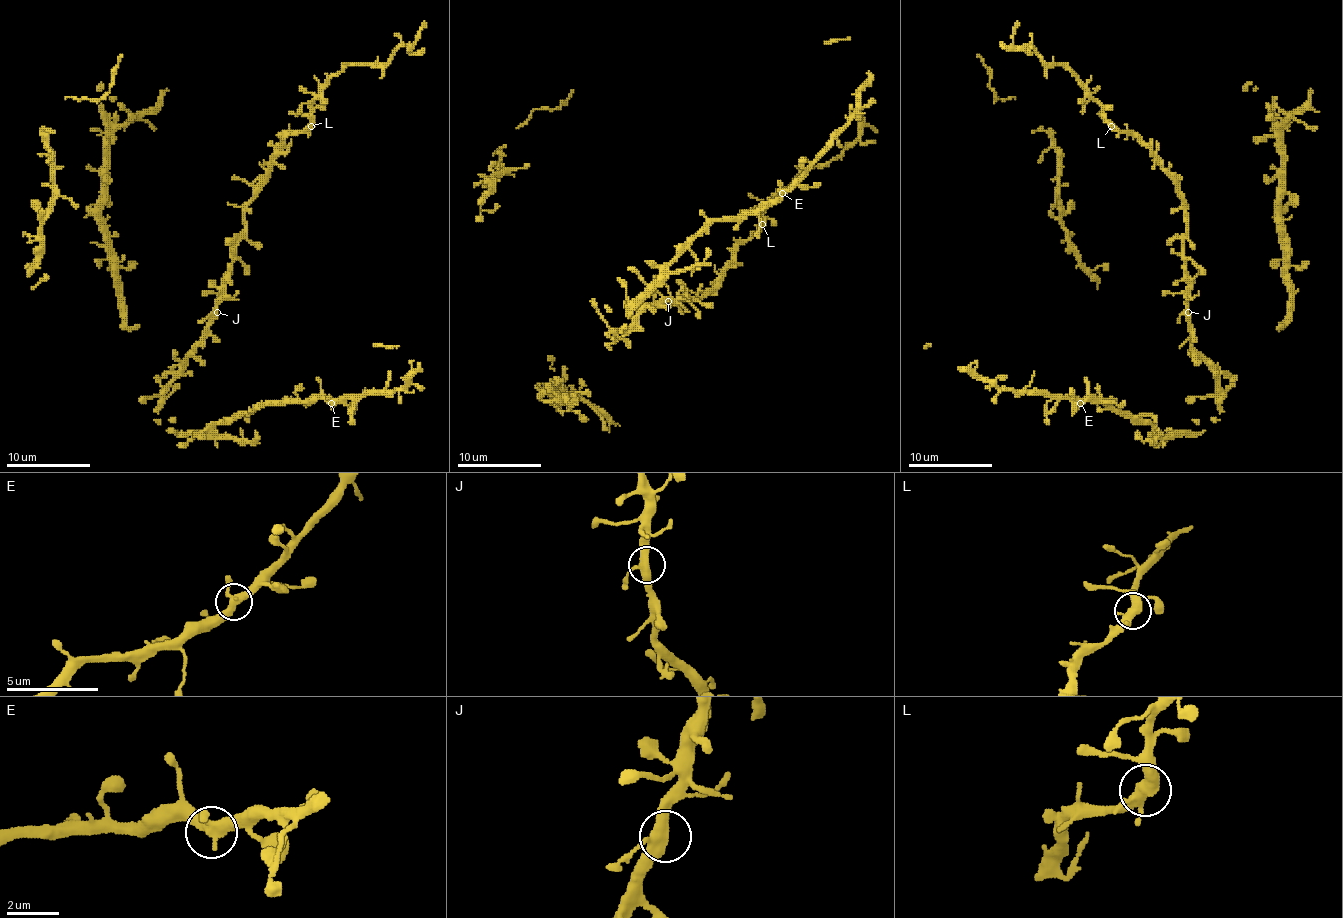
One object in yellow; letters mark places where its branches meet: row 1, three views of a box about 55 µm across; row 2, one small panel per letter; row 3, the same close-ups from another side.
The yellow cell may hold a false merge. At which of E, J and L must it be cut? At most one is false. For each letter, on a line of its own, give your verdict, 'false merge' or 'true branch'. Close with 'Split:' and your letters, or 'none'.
E: true branch
J: true branch
L: true branch
Split: none

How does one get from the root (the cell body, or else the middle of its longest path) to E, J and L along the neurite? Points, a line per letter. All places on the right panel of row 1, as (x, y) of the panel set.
E: (1192, 346), (1218, 384), (1220, 420), (1205, 430), (1163, 435), (1108, 403), (1080, 403)
J: (1192, 346), (1188, 312)
L: (1192, 346), (1188, 321), (1188, 272), (1184, 261), (1186, 202), (1163, 162), (1133, 135), (1118, 133), (1112, 126)

